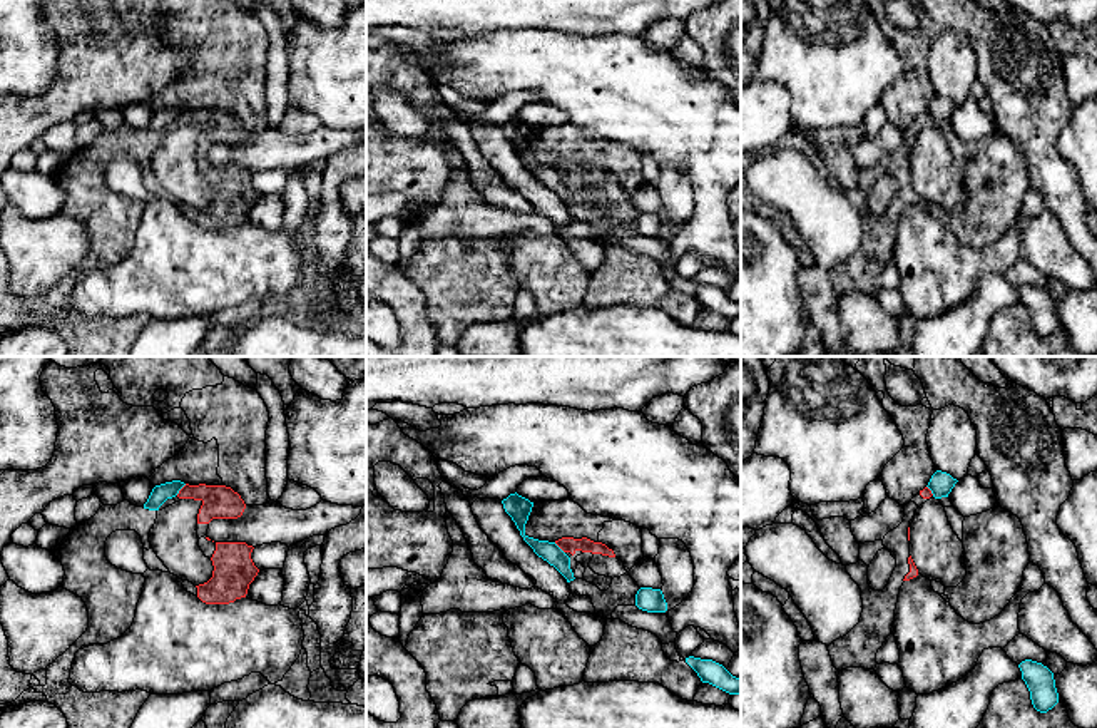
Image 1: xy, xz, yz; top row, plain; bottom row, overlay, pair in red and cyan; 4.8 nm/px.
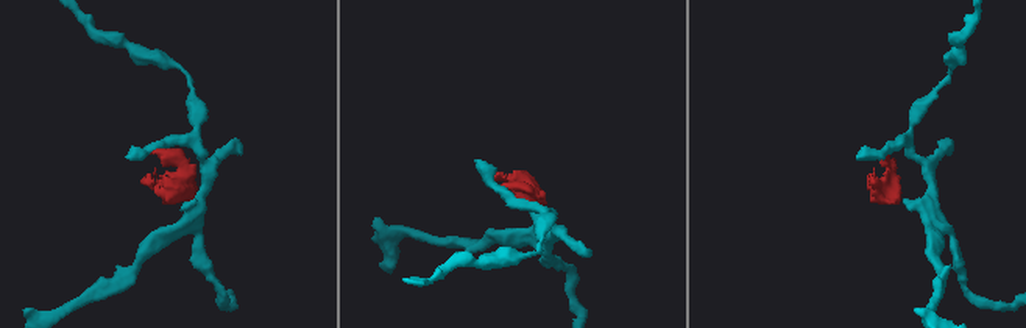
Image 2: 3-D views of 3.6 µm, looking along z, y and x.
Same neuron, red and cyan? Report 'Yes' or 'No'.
No

